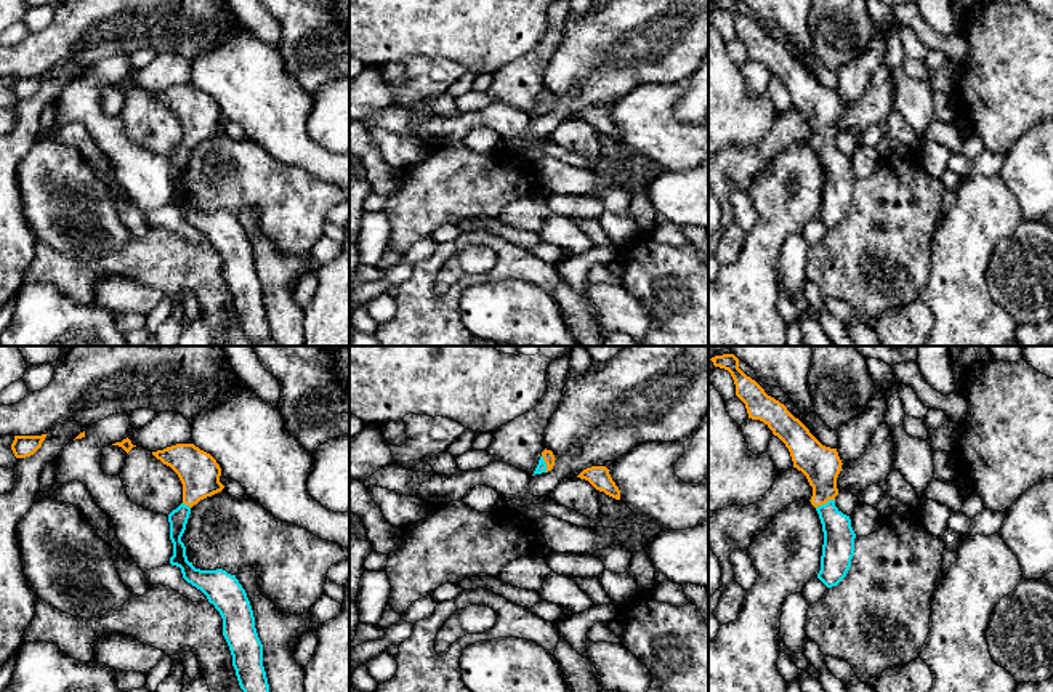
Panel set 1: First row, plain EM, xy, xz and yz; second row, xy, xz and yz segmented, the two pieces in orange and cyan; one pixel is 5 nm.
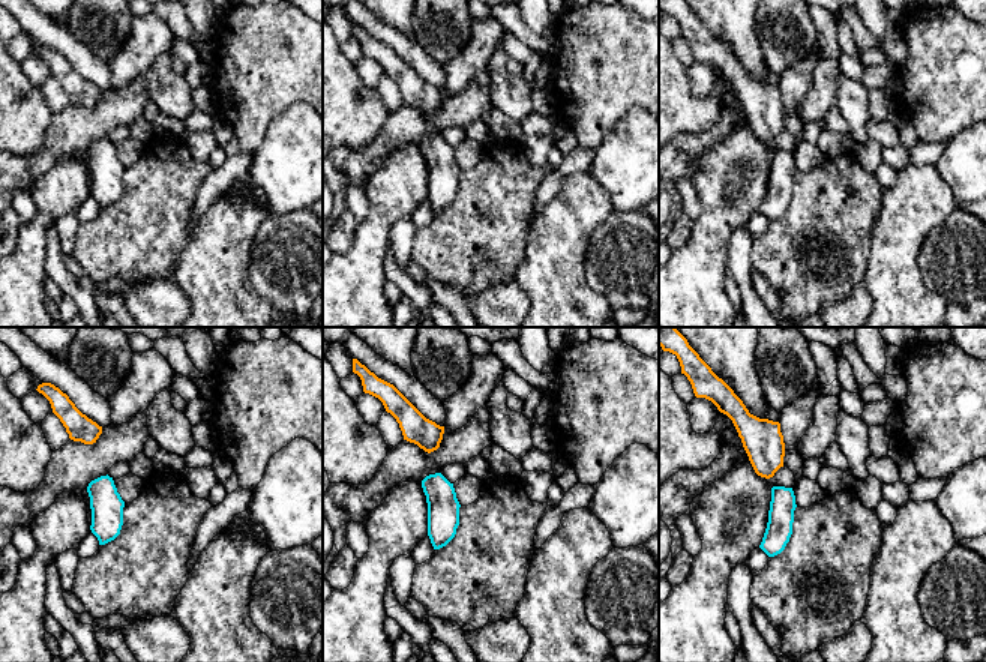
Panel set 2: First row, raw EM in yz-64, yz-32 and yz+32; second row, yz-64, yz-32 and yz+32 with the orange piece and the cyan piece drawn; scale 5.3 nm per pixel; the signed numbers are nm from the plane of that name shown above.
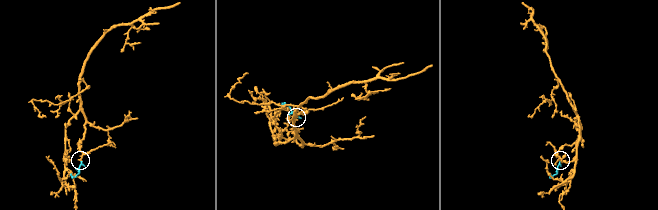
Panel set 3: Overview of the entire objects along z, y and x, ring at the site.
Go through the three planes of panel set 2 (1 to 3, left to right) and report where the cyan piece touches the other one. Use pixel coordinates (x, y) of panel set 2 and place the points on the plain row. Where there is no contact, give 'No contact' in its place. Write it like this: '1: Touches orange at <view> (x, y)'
1: No contact
2: No contact
3: No contact

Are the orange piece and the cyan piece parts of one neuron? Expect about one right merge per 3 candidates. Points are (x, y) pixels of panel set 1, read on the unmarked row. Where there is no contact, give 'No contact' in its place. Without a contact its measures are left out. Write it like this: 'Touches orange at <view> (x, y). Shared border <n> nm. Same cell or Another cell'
Touches orange at yz (824, 144). Shared border 110 nm. Same cell

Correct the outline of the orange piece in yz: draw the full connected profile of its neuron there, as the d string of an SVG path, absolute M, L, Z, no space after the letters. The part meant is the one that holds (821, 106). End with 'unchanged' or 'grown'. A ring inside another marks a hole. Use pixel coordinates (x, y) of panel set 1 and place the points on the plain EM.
M739 0L710 2L731 14L736 37L745 45L748 59L763 62L785 85L793 109L801 112L813 128L809 143L819 155L824 173L817 219L827 229L837 227L851 208L856 179L849 157L835 147L837 119L843 106L837 90L822 86L784 45L768 37L739 10Z; grown

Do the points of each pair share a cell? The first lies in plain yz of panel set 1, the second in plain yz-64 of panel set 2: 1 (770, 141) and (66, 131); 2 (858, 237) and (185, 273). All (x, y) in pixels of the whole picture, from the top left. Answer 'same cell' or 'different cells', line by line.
1: same cell
2: different cells

